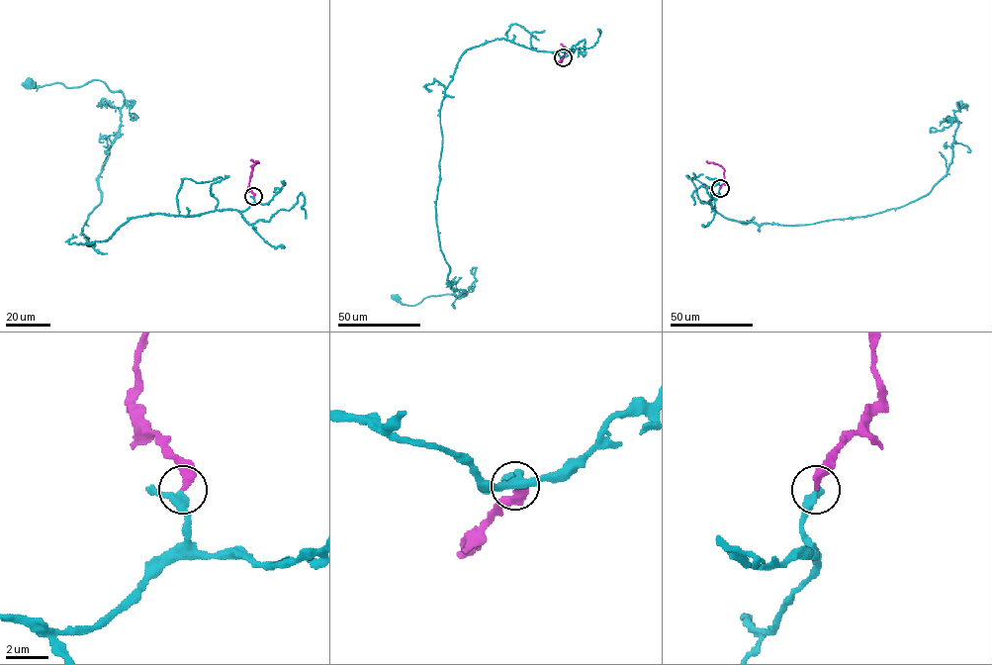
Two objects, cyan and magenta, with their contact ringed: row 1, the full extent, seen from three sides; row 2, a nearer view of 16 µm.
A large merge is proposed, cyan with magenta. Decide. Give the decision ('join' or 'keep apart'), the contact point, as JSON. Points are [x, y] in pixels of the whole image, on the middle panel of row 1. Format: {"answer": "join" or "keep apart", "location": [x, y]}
{"answer": "join", "location": [563, 57]}

